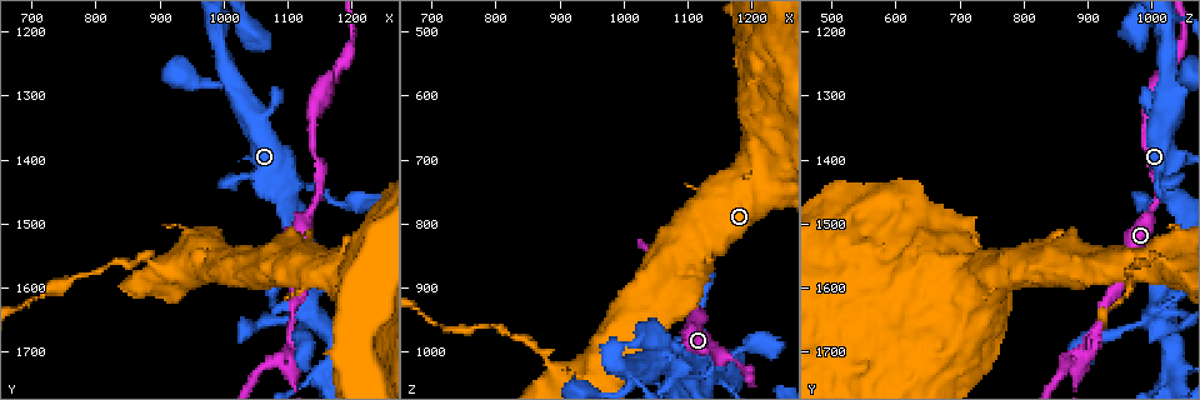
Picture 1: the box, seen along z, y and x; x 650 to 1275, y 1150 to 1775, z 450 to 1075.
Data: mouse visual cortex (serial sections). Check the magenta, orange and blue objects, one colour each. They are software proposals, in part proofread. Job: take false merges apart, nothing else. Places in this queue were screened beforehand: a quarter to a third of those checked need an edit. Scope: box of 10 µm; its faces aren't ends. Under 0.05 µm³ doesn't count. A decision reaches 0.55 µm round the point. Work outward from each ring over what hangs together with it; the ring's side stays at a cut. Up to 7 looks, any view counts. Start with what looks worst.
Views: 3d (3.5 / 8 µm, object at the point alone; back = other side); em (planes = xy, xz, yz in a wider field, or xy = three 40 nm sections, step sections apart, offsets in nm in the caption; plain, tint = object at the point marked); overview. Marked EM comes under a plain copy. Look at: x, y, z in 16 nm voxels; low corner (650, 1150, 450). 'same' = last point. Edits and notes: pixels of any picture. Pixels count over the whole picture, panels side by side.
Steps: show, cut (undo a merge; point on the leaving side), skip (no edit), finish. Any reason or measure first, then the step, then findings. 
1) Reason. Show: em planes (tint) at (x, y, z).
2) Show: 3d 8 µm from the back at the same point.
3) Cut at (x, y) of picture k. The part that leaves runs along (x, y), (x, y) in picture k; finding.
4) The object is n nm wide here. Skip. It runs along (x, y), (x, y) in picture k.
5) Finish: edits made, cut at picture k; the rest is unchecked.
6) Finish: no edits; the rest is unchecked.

Small branch off a trunk. Show: 3d 3.5 µm at (1125, 1645, 995).

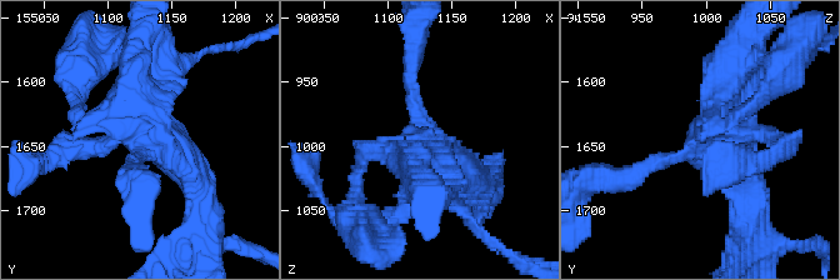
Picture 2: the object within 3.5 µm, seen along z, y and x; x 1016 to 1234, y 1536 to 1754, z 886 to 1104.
Skip. It runs along (140, 53), (148, 126), (198, 188) in picture 2; one cell here.

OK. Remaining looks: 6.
Calibre changes. Show: 3d 3.5 µm at (1100, 1725, 880).

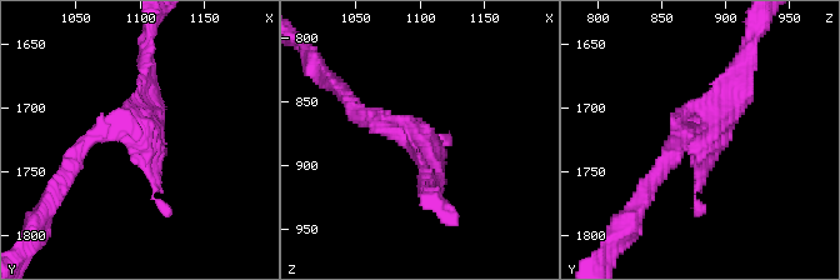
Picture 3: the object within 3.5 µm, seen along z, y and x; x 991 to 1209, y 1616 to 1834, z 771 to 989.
Show: em xy step 3 (tint) at (1102, 1728, 884).

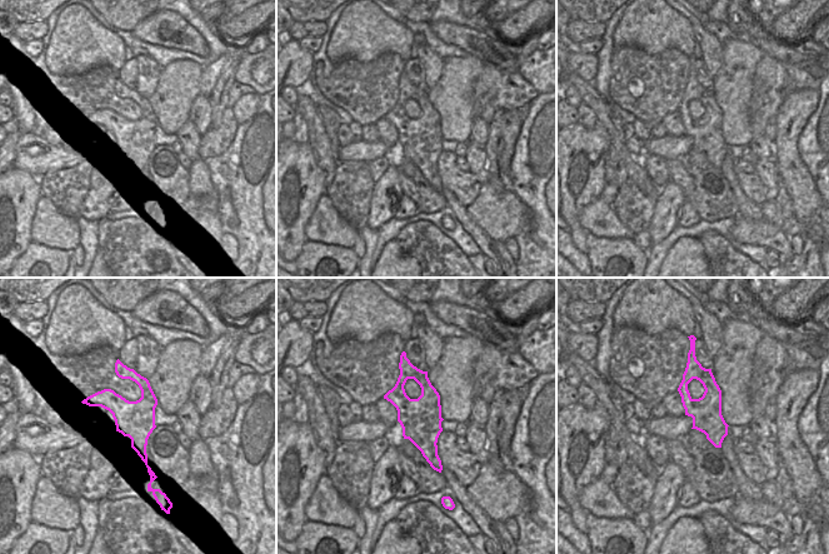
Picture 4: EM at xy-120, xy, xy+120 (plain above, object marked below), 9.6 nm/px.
Skip. It runs along (404, 365), (427, 387), (438, 467) in picture 4; all the same cell.

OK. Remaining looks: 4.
Sudden change in width. Show: 3d 8 µm at (900, 1570, 1040).

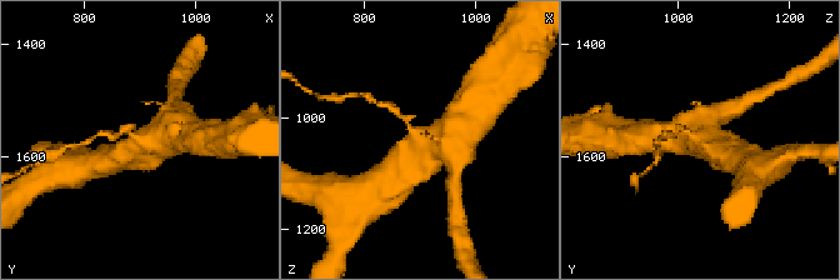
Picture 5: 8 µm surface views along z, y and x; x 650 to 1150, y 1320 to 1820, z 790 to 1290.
Show: em xy step 1 (tint) at the same point.

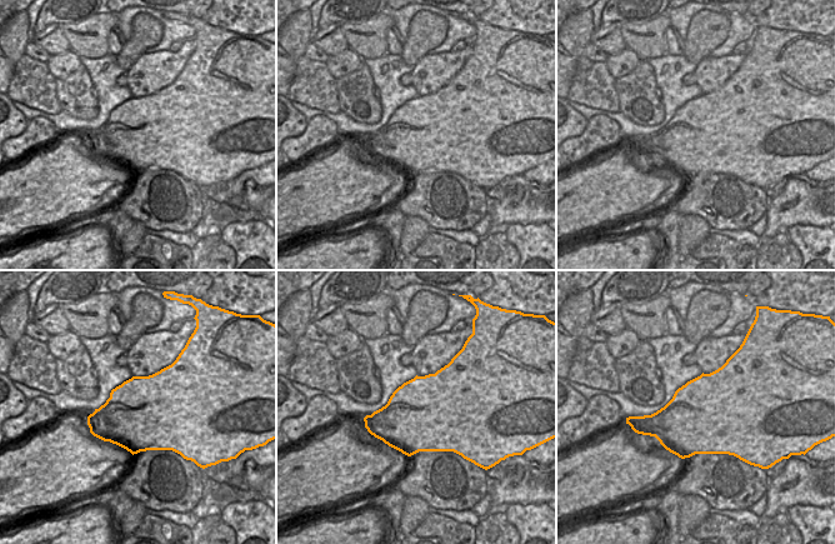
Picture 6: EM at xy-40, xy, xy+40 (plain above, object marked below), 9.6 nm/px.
Cut at (393, 108) of picture 5. The part that leaves runs along (410, 129), (391, 108), (373, 101) in picture 5; a second cell is stuck on.

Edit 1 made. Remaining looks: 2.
Finish: edits made, cut at picture 5; the rest is unchecked.

